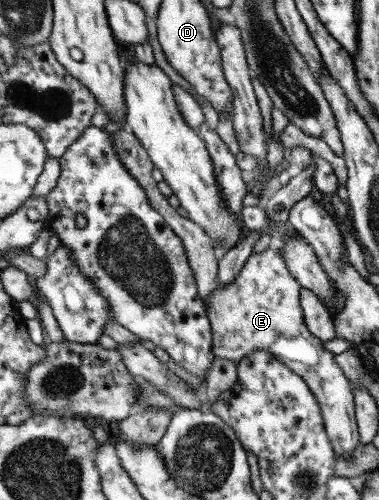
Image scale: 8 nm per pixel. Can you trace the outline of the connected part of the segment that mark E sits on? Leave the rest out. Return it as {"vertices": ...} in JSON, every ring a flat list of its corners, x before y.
{"vertices":[[273,242,261,253,251,253,245,264,239,269,235,280,229,286,220,286,217,292,206,302,209,310,210,322,214,333,215,357,233,363,253,353,253,351,265,351,274,356,279,363,299,375,314,394,319,405,319,414,323,420,323,430,331,443,334,454,343,458,350,458,355,447,359,444,358,432,354,420,353,384,343,376,341,369,333,358,335,355,323,348,323,342,313,336,305,327,303,314,300,308,300,298,303,290,301,286,289,275,286,263,278,251,278,246]]}

